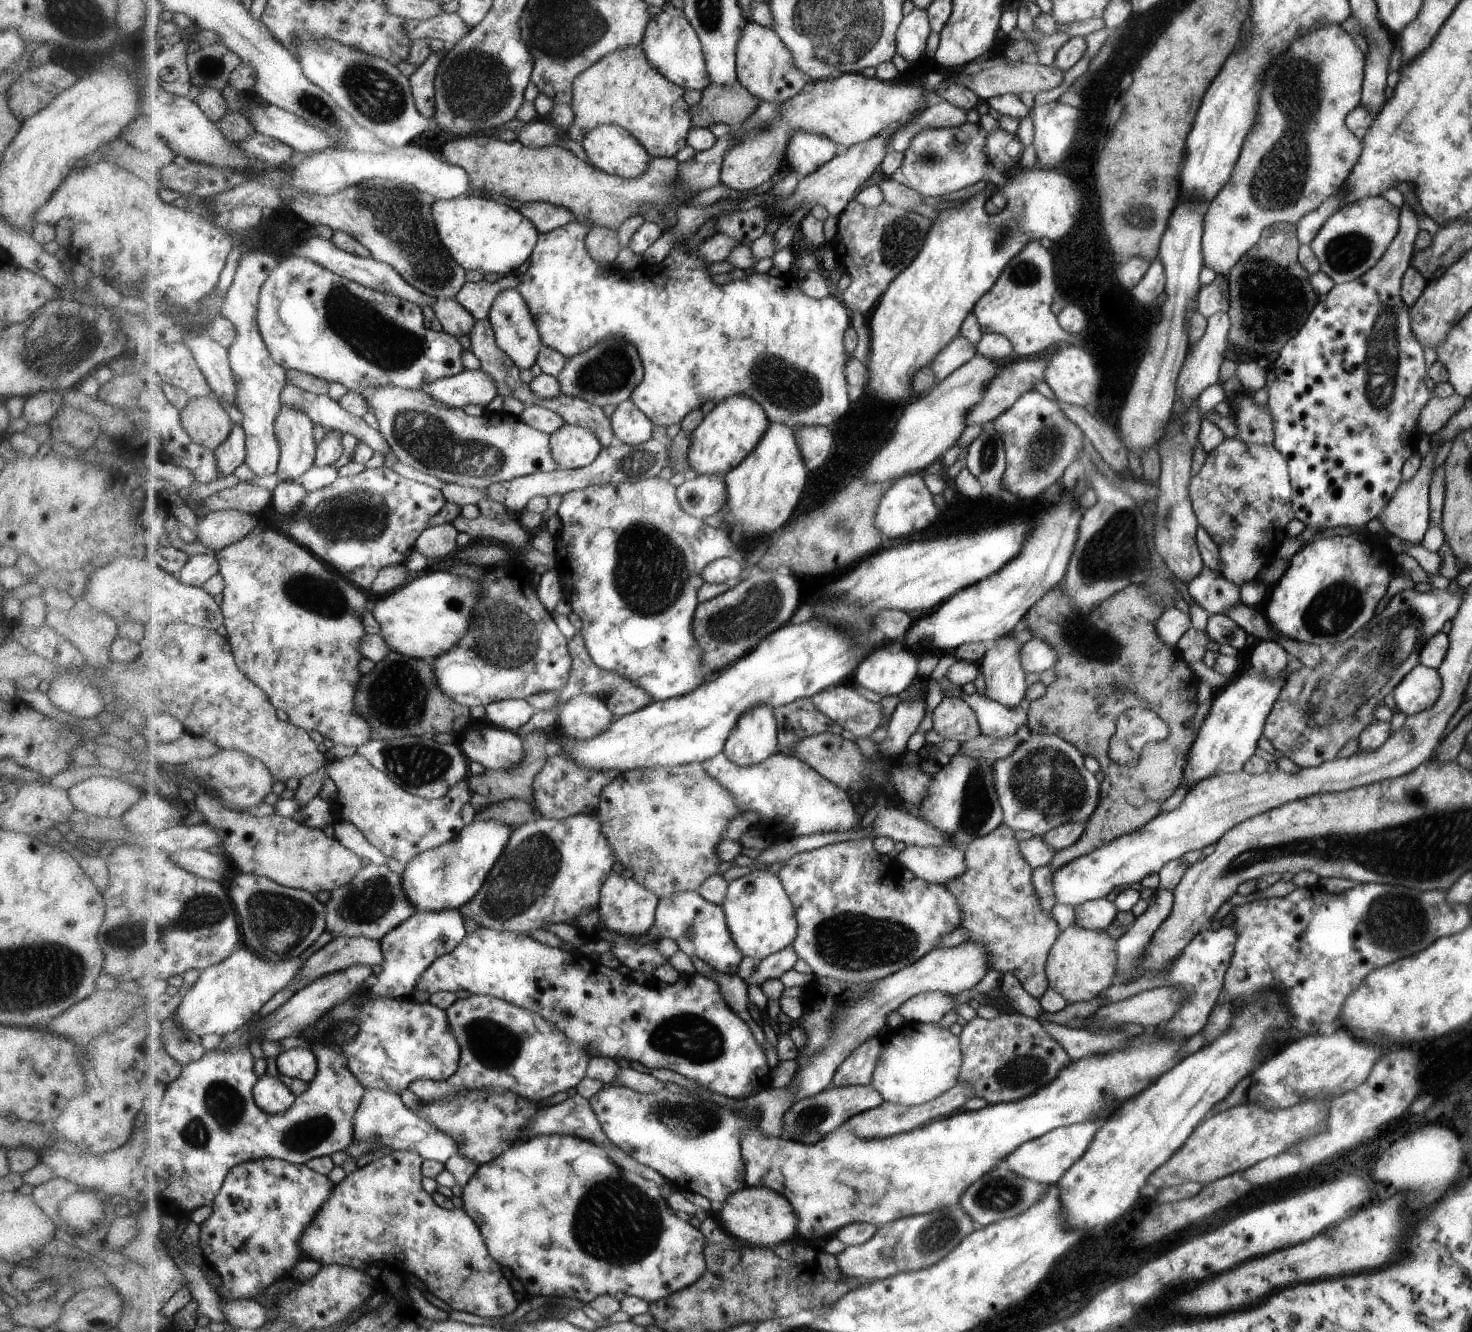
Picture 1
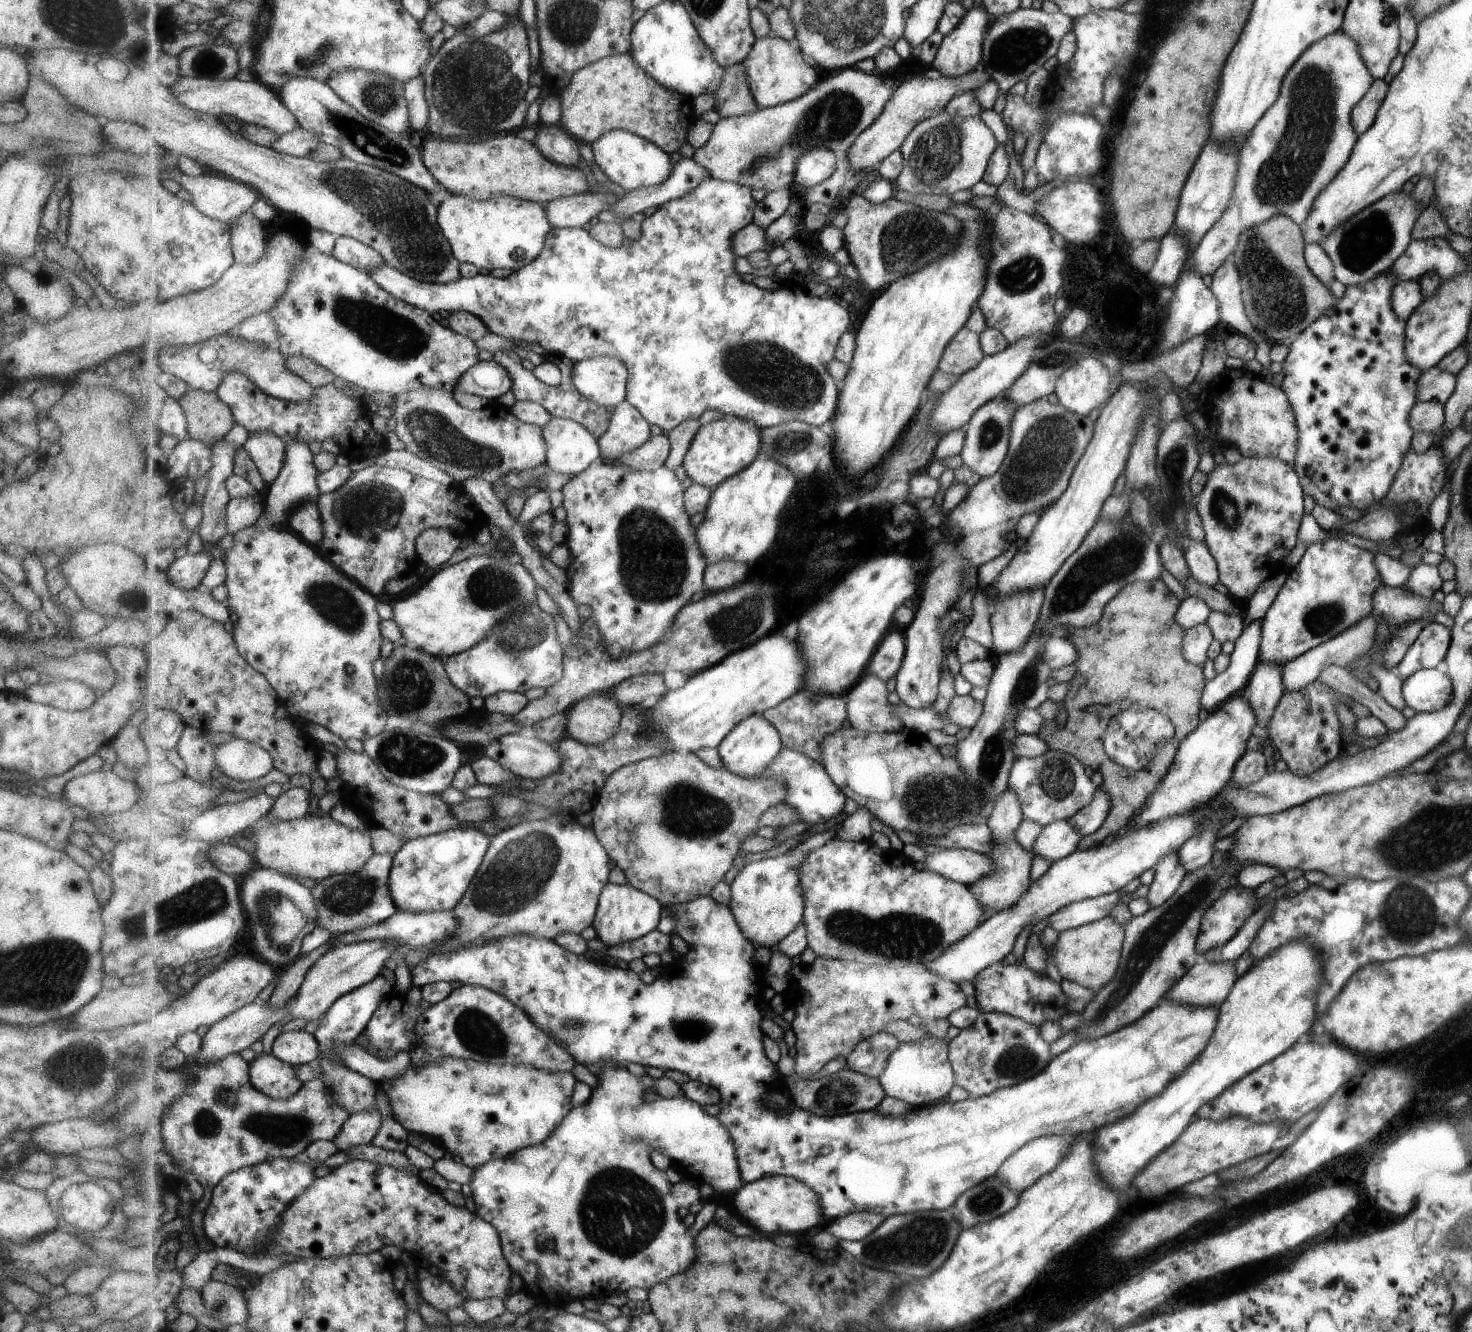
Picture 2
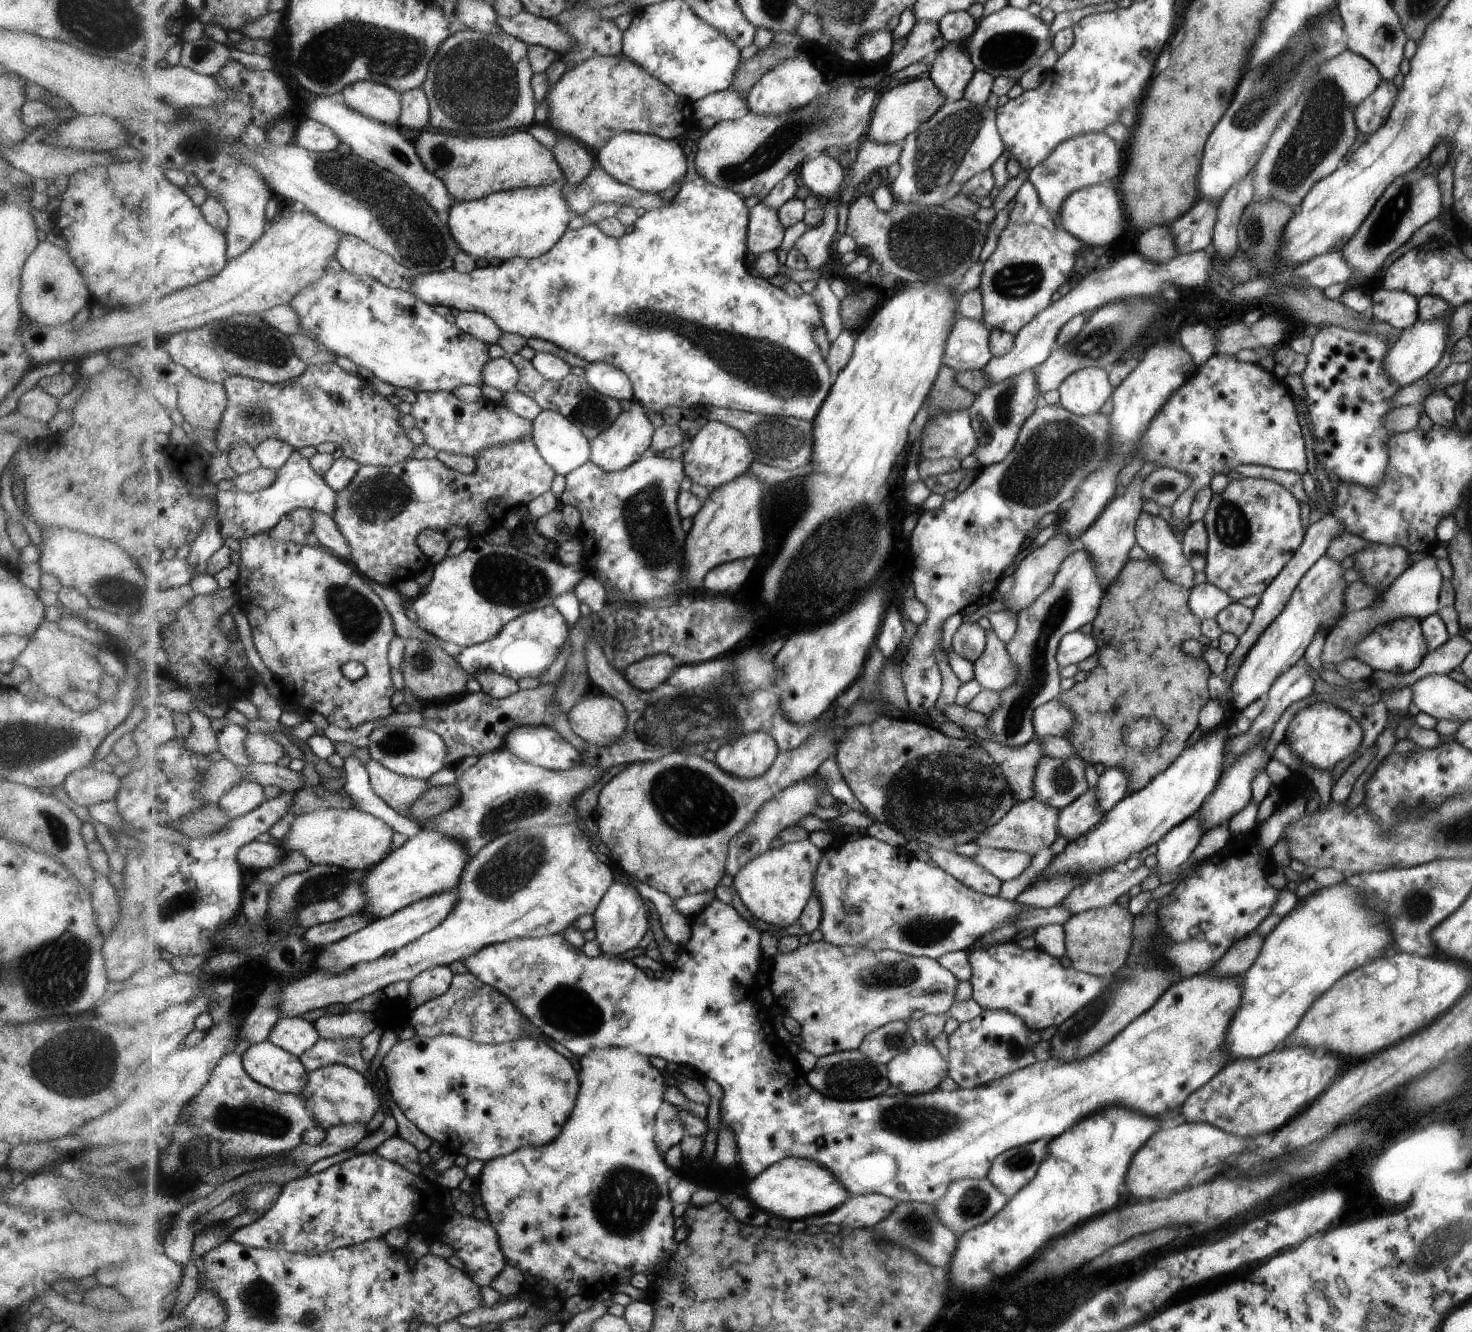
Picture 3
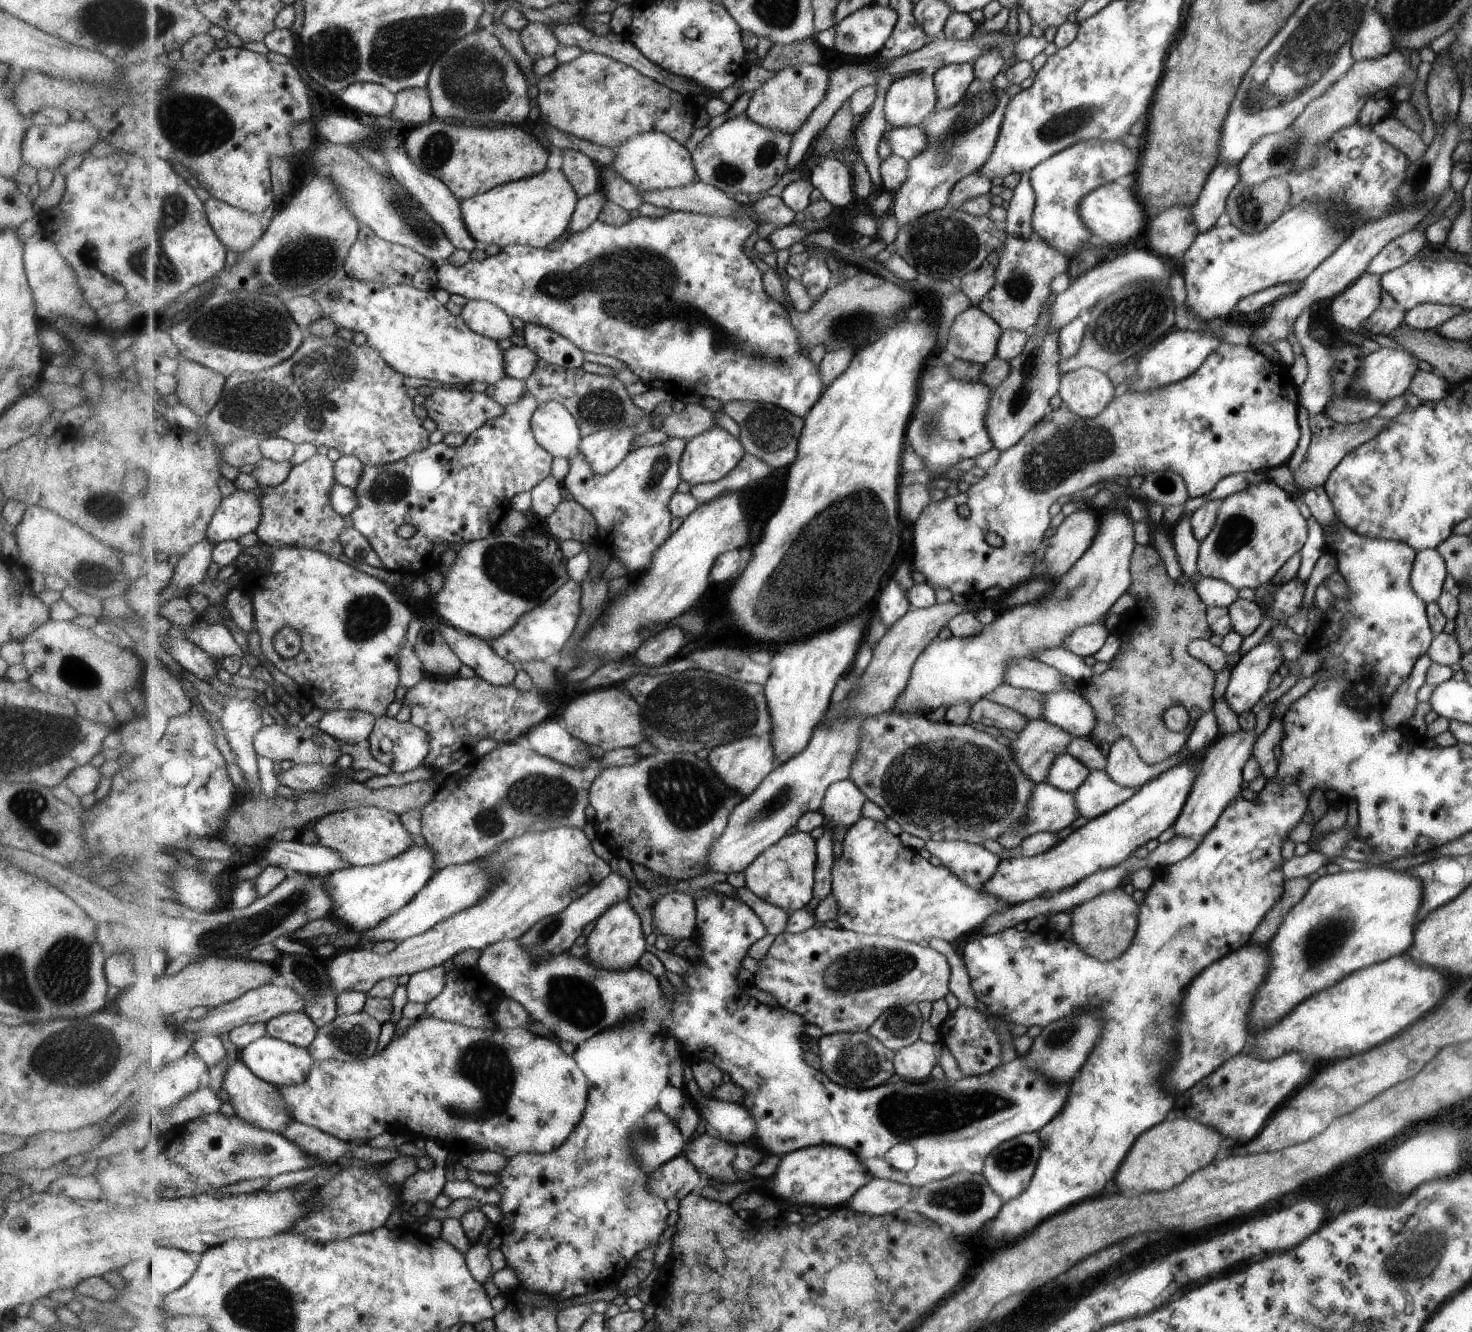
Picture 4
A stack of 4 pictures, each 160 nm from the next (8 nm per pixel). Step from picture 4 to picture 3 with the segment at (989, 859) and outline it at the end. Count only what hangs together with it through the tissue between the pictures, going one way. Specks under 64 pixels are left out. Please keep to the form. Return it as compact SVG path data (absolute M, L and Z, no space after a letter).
M929 846L927 853L944 871L951 873L961 884L978 893L997 895L1002 881L993 876L971 857L957 854L952 850Z

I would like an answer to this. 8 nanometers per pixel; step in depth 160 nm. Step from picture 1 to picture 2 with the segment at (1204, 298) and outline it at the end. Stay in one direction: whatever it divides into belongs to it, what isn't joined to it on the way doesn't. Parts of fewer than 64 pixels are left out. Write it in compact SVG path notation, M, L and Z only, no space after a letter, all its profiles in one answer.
M1233 254L1225 258L1225 262L1211 275L1209 289L1215 296L1215 300L1218 300L1218 322L1223 322L1227 327L1244 334L1249 341L1256 344L1254 360L1262 367L1260 375L1263 376L1263 380L1267 380L1267 384L1270 384L1272 378L1268 370L1271 363L1269 360L1270 346L1260 337L1260 334L1255 332L1255 328L1244 317L1239 276L1237 276L1237 268L1233 264L1232 256Z

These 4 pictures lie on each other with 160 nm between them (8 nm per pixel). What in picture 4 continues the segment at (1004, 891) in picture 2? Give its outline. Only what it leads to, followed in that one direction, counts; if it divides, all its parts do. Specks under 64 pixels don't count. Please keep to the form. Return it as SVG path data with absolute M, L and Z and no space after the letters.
M1031 719L1008 747L1014 752L1018 768L1036 785L1045 780L1055 757L1066 752L1066 746L1072 738L1056 724L1043 719Z

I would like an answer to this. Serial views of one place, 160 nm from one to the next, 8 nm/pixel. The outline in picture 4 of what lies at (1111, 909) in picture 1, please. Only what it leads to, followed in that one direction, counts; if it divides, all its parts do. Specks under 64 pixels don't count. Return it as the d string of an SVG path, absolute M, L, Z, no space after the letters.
M861 817L852 825L842 840L842 855L833 867L832 894L839 912L837 922L848 931L861 934L887 935L912 943L932 943L933 938L952 942L958 948L972 938L972 932L978 929L983 919L1010 910L1011 905L1001 901L997 896L984 893L981 888L963 884L950 868L933 866L918 850L907 848L899 835L887 830L883 822Z

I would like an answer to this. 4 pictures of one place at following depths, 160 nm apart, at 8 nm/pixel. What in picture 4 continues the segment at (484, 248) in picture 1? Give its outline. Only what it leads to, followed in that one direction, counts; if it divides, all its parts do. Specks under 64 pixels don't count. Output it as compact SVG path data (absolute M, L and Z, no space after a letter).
M547 168L538 175L502 184L463 200L462 213L470 235L482 246L496 244L504 249L512 244L524 244L540 249L567 232L579 199L561 169Z

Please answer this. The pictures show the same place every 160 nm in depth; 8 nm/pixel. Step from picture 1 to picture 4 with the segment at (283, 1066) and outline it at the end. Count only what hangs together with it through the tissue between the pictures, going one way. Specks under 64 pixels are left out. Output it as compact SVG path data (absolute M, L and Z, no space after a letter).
M304 1010L273 1017L266 1022L267 1035L285 1042L309 1048L319 1028Z

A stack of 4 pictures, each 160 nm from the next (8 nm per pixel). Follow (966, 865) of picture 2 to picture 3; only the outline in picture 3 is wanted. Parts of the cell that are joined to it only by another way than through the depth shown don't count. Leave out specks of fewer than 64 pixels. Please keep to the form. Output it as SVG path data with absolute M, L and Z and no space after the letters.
M983 848L971 858L986 868L1000 881L1006 881L1021 874L1024 868L1029 866L1030 856L1028 852L1008 851L1001 849Z

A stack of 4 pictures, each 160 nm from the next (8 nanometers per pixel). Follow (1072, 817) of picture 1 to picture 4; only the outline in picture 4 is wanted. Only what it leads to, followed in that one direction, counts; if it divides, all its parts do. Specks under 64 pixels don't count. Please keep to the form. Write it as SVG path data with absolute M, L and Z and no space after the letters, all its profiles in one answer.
M1069 753L1057 755L1049 767L1048 775L1045 778L1051 786L1065 792L1075 792L1083 782L1090 769Z

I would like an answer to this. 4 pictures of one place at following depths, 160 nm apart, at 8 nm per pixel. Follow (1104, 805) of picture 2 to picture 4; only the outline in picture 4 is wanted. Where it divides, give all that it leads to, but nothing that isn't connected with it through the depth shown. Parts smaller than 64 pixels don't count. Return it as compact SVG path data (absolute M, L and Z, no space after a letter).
M1127 737L1115 739L1110 744L1106 755L1104 771L1118 785L1124 787L1139 787L1169 767L1188 758L1186 751L1181 751L1169 756L1164 761L1155 764L1145 764L1131 741Z

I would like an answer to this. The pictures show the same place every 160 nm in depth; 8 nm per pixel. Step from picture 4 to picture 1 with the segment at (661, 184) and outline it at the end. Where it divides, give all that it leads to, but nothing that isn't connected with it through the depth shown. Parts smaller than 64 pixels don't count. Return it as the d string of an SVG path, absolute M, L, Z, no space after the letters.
M601 124L585 133L580 143L591 164L607 174L616 175L625 179L635 179L647 172L647 164L651 163L651 154L643 144L625 128L615 124Z

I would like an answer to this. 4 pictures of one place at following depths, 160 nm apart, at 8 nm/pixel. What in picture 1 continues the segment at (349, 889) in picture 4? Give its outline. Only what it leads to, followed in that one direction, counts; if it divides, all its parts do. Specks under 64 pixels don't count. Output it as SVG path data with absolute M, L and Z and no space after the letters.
M477 820L469 824L454 840L419 854L406 864L402 876L407 896L411 896L419 911L458 910L465 907L488 881L493 868L505 854L514 832L511 826L499 824L495 820Z

